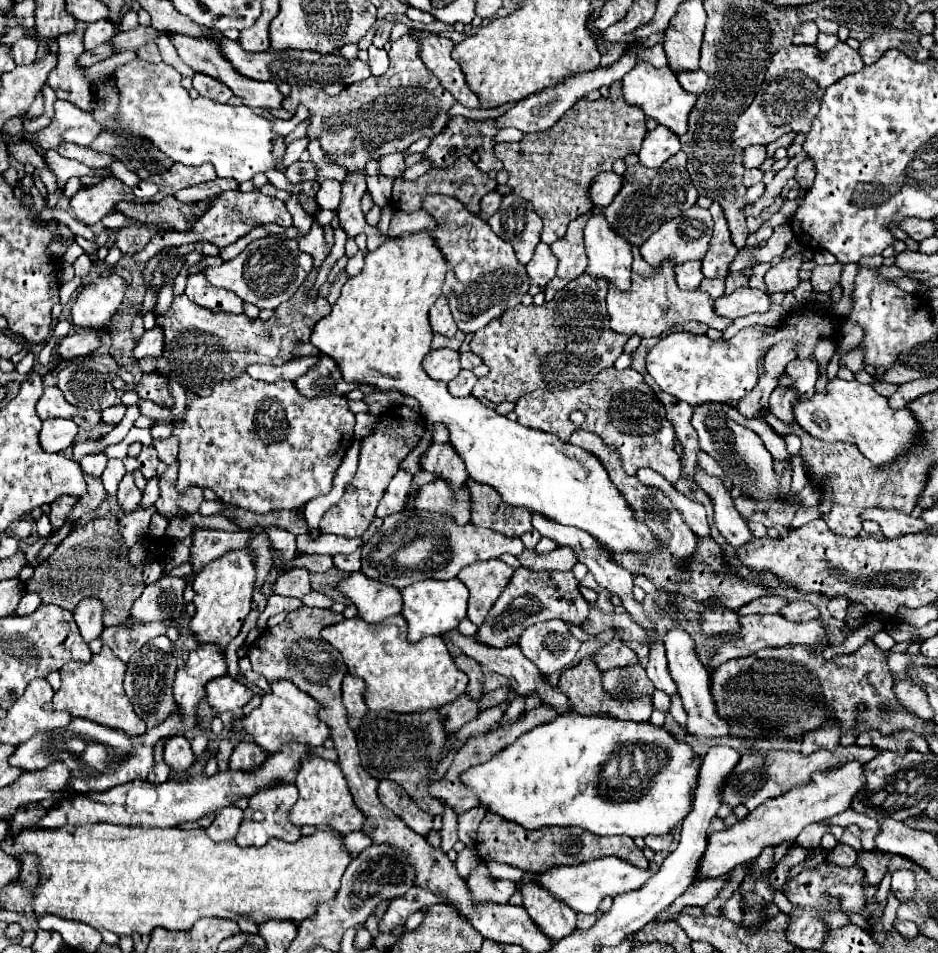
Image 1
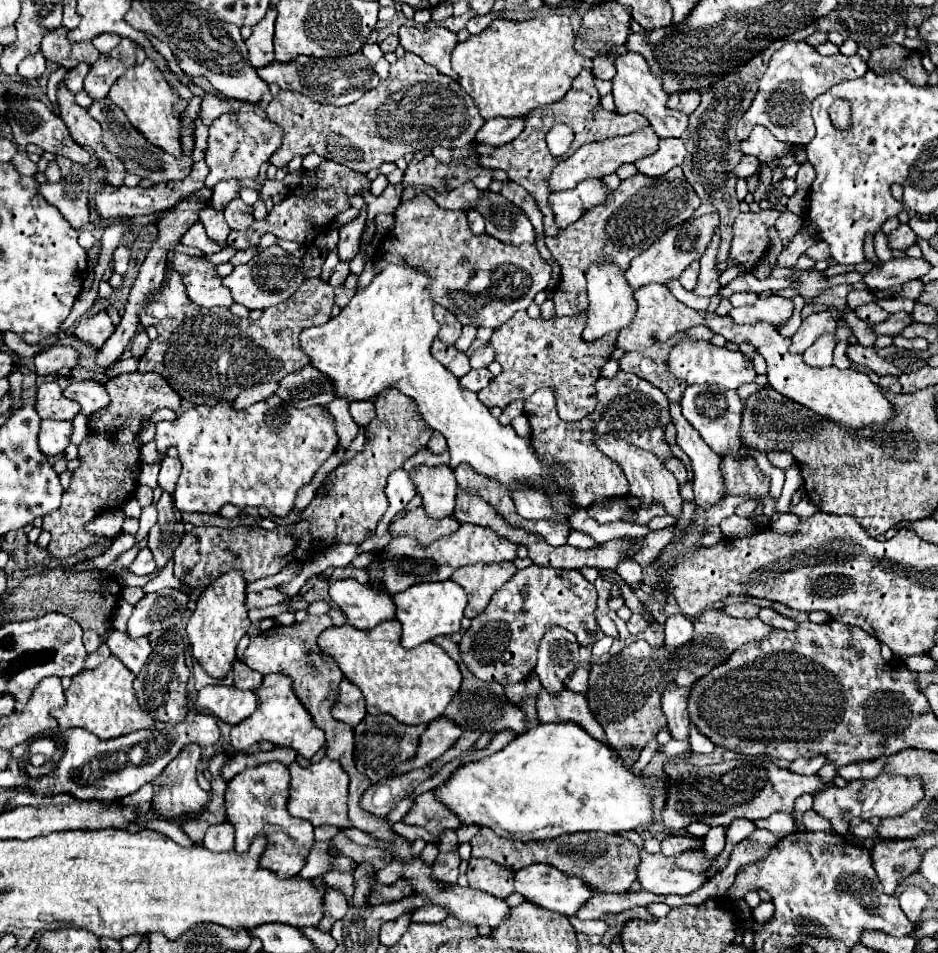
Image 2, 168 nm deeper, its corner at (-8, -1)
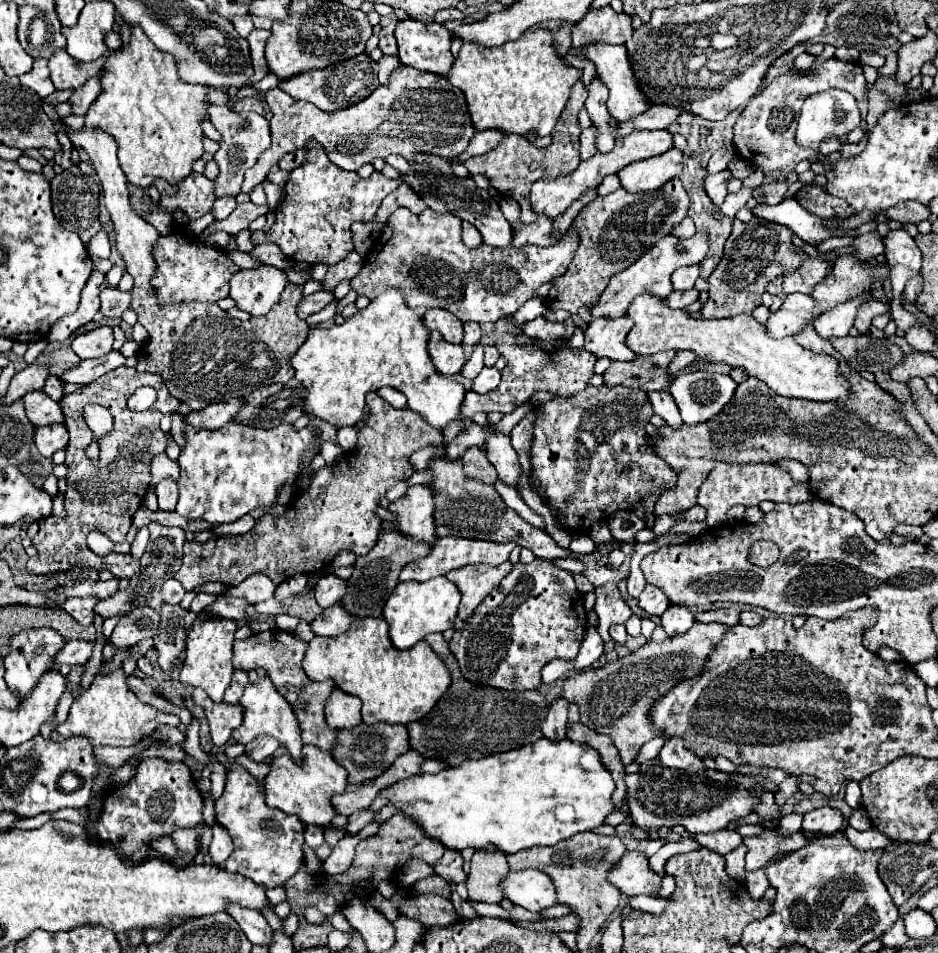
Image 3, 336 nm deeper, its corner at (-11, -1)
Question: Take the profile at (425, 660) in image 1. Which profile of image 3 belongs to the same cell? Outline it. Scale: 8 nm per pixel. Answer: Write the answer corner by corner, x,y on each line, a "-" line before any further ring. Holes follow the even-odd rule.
359,618
357,624
353,624
345,634
339,636
315,636
309,642
303,668
307,676
311,676
311,680
333,678
337,688
341,688
347,694
359,696
363,700
361,714
365,724
375,724
375,722
411,724
415,720
421,720
423,716
427,716
427,712
433,710
433,706
451,686
451,672
445,666
445,662
439,660
439,656
431,650
431,646
419,642
409,650
397,650
391,644
389,624
383,618

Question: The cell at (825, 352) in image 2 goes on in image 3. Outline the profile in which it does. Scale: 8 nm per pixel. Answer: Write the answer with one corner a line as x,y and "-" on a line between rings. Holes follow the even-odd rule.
865,294
865,296
861,296
861,300
851,300
847,304
841,304
839,308
833,308
831,312
821,314
815,320
817,334
823,340
833,340
833,338
847,336
849,330
851,330
851,326
853,326
853,320
855,320
855,314
857,314
859,304
863,300
869,300
869,298
871,298
871,294

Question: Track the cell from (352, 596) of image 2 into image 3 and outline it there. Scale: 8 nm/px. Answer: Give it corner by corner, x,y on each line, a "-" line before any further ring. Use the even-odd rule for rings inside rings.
333,604
331,608
325,608
313,622
311,628
319,636
339,636
351,628
355,622
355,616
345,610
343,604

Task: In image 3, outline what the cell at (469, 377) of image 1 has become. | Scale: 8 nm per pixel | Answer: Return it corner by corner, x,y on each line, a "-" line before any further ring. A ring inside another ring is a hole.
483,368
481,370
481,374
473,380
473,392
477,392
477,394
487,394
487,392
491,392
497,384
499,384
499,380
501,380
501,372
497,370
497,368

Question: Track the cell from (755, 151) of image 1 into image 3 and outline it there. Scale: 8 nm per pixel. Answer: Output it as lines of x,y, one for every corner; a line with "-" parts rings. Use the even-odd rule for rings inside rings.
723,170
723,172
717,172
717,174
709,174
709,176
705,178
705,190
707,190
709,198
711,198
717,206
723,204
725,196
727,196
727,182
729,182
731,178
733,178
733,176
731,176
729,170

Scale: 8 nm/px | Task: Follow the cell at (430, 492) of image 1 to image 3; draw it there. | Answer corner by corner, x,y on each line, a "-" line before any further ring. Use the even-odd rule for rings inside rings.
391,528
387,532
381,532
377,544
373,546
373,550
365,556
359,556
357,562
353,564
353,576
349,578
349,588
347,588
347,596
341,600
343,606
355,614
357,618
365,618
365,616
383,616
383,606
389,598
389,594
393,592
393,588
399,582
399,572
405,564
409,564
411,560
417,560
421,556
427,556
431,552
433,544
425,544
419,542
411,536
405,536
403,532
397,532
397,528

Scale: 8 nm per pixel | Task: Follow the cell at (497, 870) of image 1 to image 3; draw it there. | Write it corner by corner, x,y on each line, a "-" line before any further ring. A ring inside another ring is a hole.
519,870
509,872
505,880
505,896
531,910
541,912
557,904
557,890
553,880
541,870

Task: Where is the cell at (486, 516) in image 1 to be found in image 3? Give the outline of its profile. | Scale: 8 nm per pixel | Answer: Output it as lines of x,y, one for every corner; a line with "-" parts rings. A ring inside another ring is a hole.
471,446
463,458
461,458
463,466
467,466
467,476
469,478
475,478
475,480
481,480
481,482
489,482
493,478
497,478
497,472
495,468
491,466
491,462
479,452
477,446

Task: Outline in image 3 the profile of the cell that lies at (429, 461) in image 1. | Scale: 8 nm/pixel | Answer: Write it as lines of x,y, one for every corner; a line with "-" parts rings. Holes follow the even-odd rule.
427,484
411,486
403,498
389,504
397,514
395,528
423,542
435,540
435,492

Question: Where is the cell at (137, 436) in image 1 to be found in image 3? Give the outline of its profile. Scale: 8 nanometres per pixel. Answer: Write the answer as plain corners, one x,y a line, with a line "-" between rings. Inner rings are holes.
185,422
185,446
177,460
181,466
181,476
175,512
183,518
201,518
213,524
227,524
255,508
273,506
281,488
297,482
303,470
303,454
319,440
319,436
321,434
313,426
297,430
293,424
279,424
263,430
251,424
229,422
217,430
195,430

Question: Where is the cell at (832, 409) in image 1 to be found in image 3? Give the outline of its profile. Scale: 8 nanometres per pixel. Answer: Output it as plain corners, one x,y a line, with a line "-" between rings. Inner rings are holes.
641,294
631,302
631,308
627,310
627,316
635,320
635,326
627,334
625,344
635,352
635,354
657,354
661,350
693,350
697,356
711,358
713,362
725,362
735,368
745,368
749,376
755,376
763,380
773,392
789,398
805,398
805,400
817,400
817,402
835,402
835,400
847,400
853,398
851,384
849,380
839,372
839,362
833,356
825,354
813,354
811,350
803,348
797,344
791,336
785,336
781,340
769,338
763,332
763,324
759,324
751,314
739,314
731,318
721,318
721,320
693,320
687,310
673,310
665,304
661,296
655,294

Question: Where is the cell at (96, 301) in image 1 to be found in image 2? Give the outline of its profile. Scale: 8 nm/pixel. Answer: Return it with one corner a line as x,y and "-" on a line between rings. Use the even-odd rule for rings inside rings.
98,312
90,318
82,318
78,324
76,324
76,330
74,330
74,336
80,340
80,342
86,342
90,344
92,348
100,348
108,338
110,334
114,332
114,324
112,320
108,318
106,312

